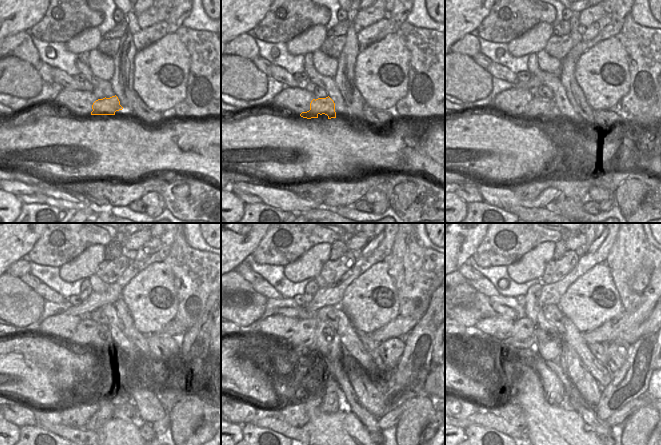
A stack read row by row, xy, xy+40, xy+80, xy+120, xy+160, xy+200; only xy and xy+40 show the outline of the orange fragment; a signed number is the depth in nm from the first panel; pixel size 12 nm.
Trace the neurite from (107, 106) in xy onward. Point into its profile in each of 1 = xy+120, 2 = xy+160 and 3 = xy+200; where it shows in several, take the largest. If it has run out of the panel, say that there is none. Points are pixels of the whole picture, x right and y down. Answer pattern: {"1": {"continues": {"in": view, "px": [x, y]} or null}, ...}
{"1": {"continues": {"in": "xy+120", "px": [83, 337]}}, "2": {"continues": {"in": "xy+160", "px": [303, 338]}}, "3": {"continues": {"in": "xy+200", "px": [523, 337]}}}

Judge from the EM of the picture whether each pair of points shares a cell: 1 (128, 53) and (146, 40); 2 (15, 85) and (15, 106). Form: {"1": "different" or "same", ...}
{"1": "different", "2": "different"}

